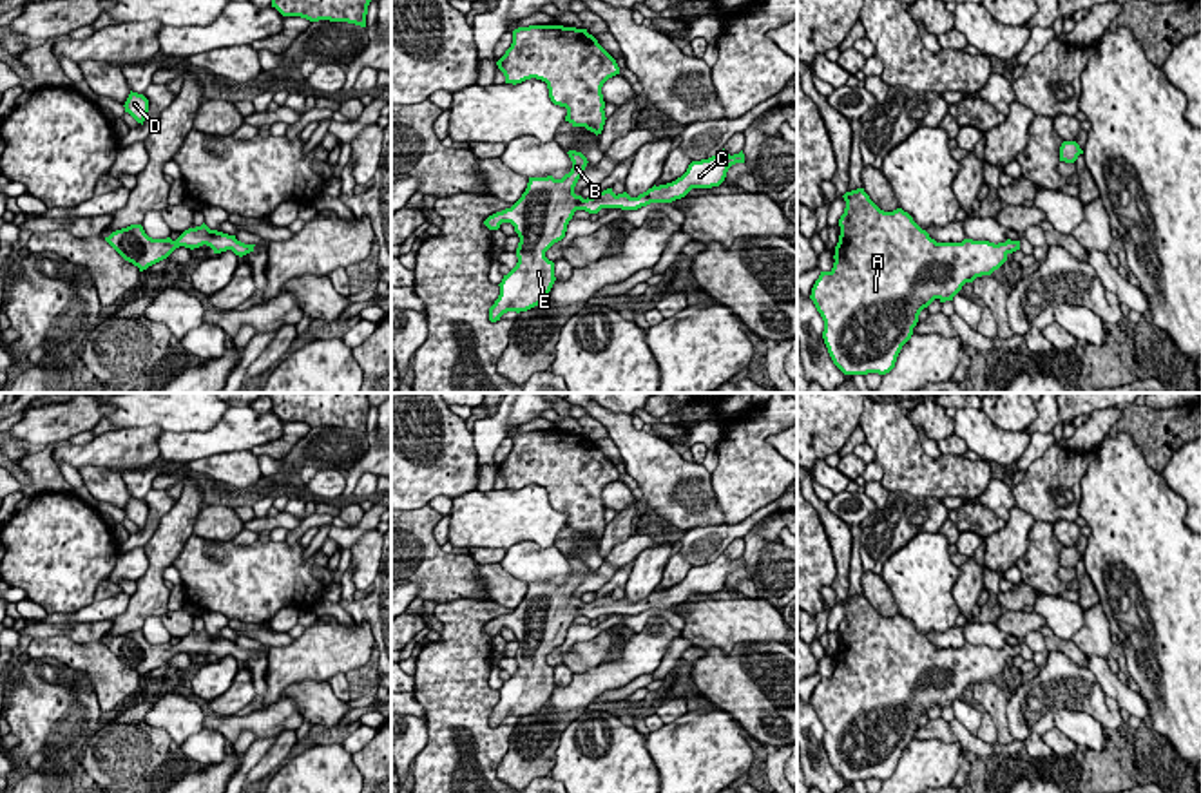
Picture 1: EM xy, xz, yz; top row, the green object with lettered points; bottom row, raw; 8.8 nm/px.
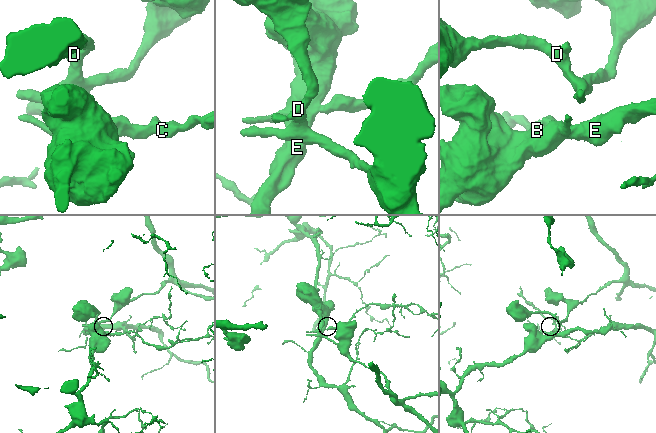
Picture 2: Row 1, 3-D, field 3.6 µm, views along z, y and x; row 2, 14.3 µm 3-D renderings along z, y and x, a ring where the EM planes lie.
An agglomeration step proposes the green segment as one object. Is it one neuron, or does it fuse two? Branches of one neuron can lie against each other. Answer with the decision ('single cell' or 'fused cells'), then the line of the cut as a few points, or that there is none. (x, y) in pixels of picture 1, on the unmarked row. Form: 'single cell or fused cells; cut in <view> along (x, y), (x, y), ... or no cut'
single cell; no cut

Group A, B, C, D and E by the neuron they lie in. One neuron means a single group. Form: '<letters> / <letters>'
A B C D E

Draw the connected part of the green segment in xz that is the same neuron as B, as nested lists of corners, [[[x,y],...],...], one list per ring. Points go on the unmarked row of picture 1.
[[[725,554],[716,561],[692,567],[687,578],[672,588],[652,592],[638,603],[627,597],[614,599],[607,594],[583,605],[574,599],[578,585],[583,581],[587,563],[581,558],[567,558],[572,574],[562,585],[529,583],[522,603],[502,617],[489,621],[484,630],[498,635],[502,628],[511,628],[520,643],[516,672],[504,681],[500,701],[489,713],[489,726],[496,728],[507,717],[527,717],[543,708],[556,686],[554,668],[545,657],[565,643],[567,630],[576,616],[598,619],[601,614],[638,616],[650,608],[672,608],[685,603],[692,594],[719,592],[726,578],[735,568],[745,568],[743,556],[730,561]]]

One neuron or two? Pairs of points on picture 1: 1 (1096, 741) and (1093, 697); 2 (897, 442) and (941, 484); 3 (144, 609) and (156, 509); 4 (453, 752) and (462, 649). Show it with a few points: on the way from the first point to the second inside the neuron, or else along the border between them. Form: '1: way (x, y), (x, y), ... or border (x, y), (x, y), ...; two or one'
1: border (1053, 714), (1060, 710), (1087, 712), (1105, 728); two
2: way (908, 453), (930, 475); one
3: border (176, 502), (144, 547); two
4: way (457, 726), (457, 674); one

